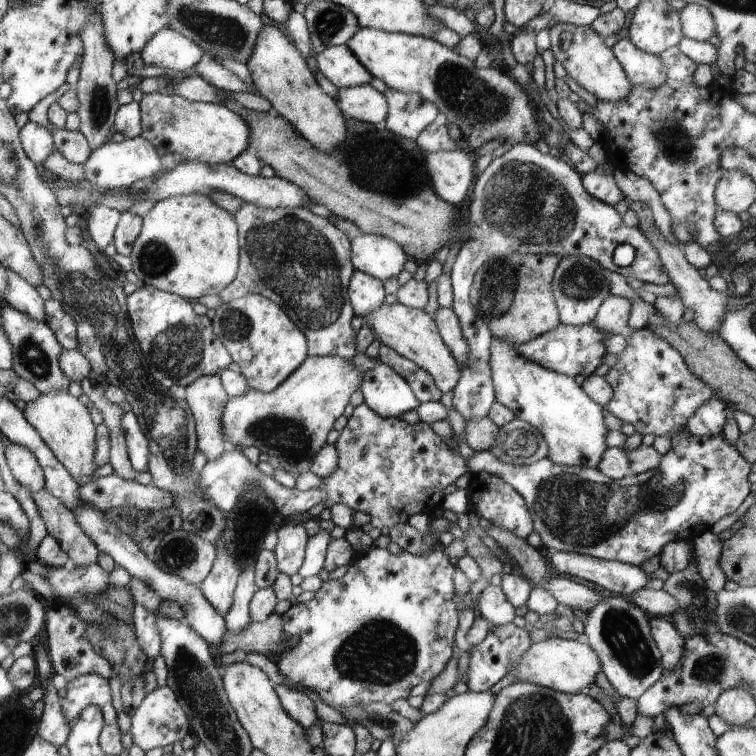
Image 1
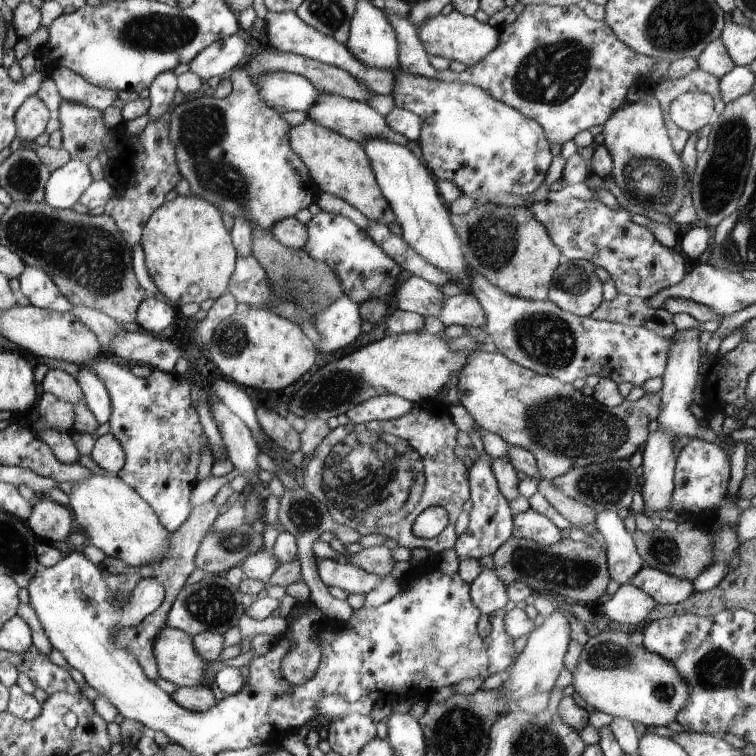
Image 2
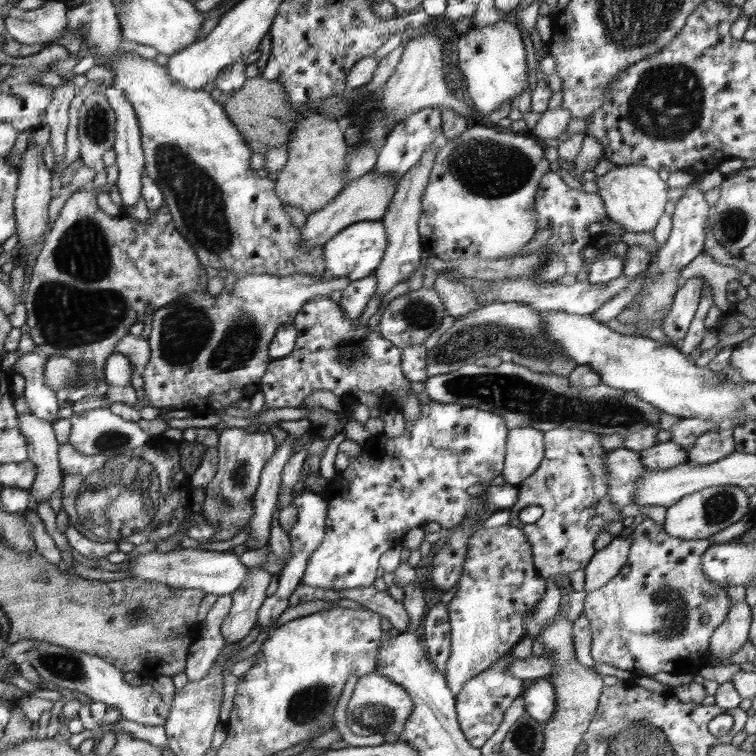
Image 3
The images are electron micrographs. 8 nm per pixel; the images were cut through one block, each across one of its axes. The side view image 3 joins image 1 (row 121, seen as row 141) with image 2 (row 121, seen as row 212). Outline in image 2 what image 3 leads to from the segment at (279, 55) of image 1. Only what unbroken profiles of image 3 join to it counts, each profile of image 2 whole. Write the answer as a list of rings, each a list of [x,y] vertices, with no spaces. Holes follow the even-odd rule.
[[[308,117],[302,124],[291,128],[289,140],[291,147],[303,159],[304,164],[307,164],[321,191],[342,198],[370,221],[386,226],[396,221],[395,211],[375,179],[371,159],[367,152],[364,152],[363,145],[359,141],[320,126]]]

